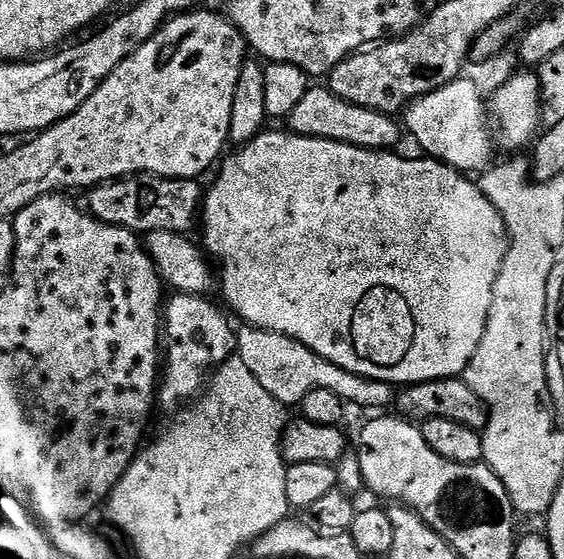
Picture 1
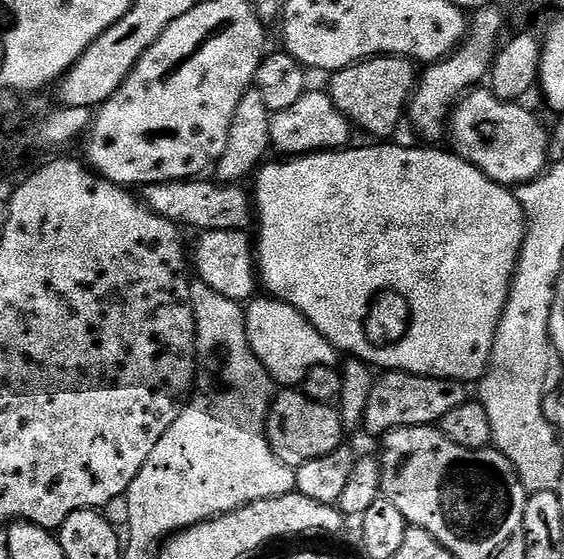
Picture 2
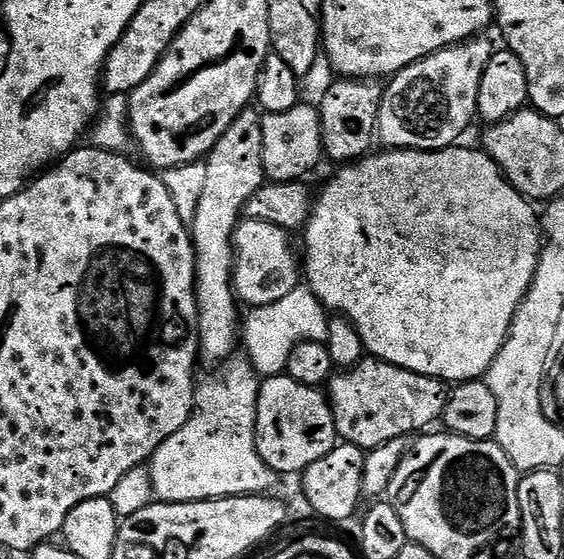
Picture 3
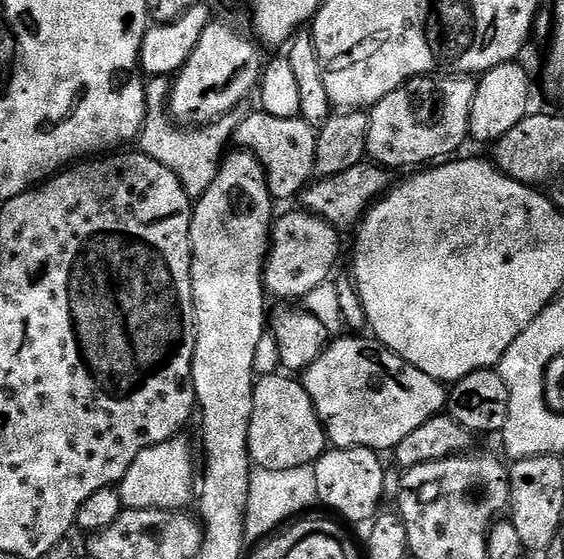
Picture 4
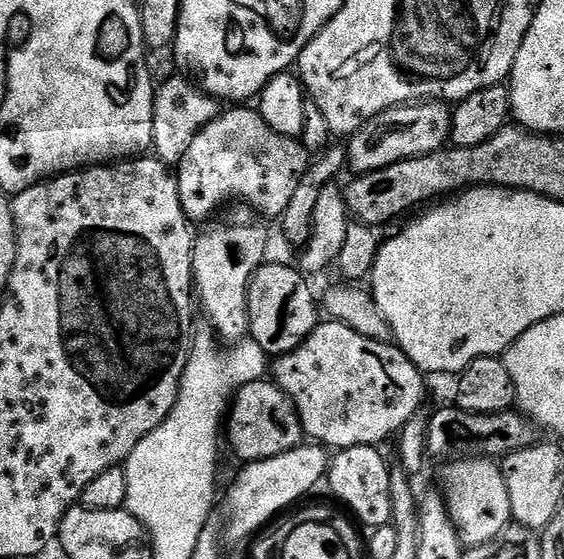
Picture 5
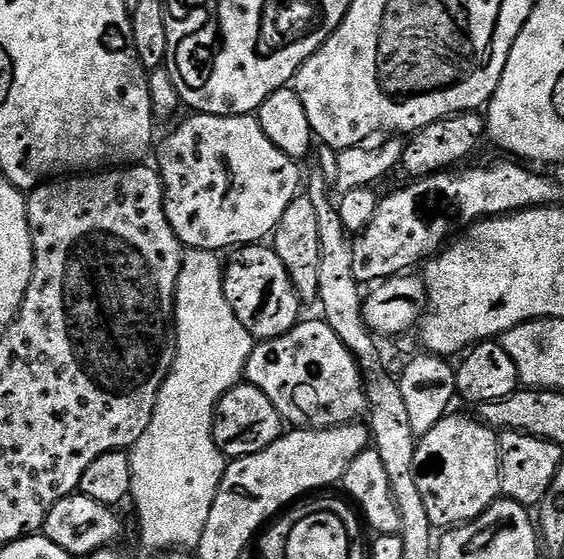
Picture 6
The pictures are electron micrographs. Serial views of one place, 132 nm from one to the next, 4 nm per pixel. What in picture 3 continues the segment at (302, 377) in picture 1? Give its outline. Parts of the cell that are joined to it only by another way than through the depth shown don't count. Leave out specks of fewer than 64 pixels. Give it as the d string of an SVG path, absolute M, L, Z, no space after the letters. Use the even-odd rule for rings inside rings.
M307 286L296 287L282 301L252 308L248 313L242 324L242 344L248 347L246 355L261 377L281 375L288 367L290 354L294 354L299 344L322 344L327 341L329 309Z

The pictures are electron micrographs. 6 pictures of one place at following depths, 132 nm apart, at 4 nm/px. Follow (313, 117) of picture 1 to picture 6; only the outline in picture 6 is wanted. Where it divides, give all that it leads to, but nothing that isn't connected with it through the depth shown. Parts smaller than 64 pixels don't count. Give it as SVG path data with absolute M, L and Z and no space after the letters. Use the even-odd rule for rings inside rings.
M192 114L189 115L189 117L189 120L182 121L181 124L165 138L164 145L160 148L160 164L158 163L160 180L164 184L164 209L166 210L166 218L174 230L174 234L180 239L180 243L184 245L185 249L201 248L207 252L217 254L223 253L223 248L235 250L246 244L258 244L267 241L269 237L275 233L278 222L282 222L282 214L286 214L286 210L290 207L290 202L294 202L294 198L301 195L301 165L297 163L297 161L290 159L286 154L282 154L282 150L278 150L278 146L274 146L274 142L270 142L270 138L266 138L266 130L262 130L260 121L255 115L202 116Z

